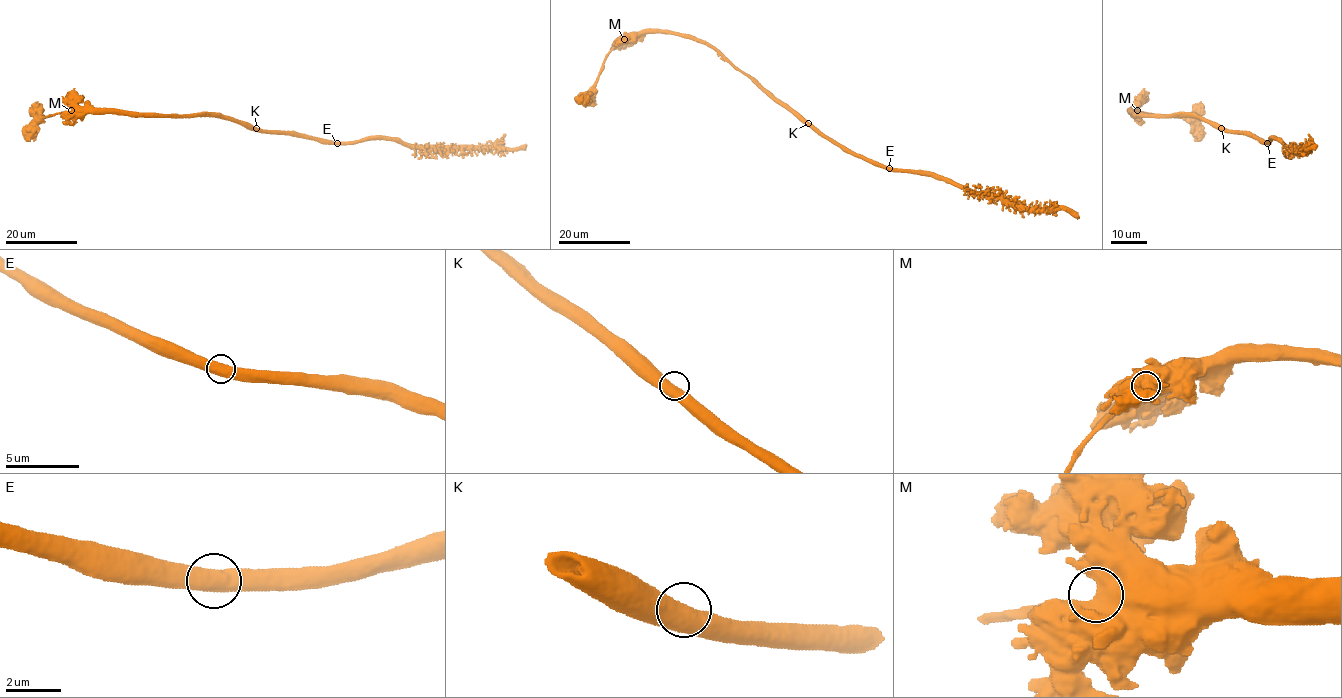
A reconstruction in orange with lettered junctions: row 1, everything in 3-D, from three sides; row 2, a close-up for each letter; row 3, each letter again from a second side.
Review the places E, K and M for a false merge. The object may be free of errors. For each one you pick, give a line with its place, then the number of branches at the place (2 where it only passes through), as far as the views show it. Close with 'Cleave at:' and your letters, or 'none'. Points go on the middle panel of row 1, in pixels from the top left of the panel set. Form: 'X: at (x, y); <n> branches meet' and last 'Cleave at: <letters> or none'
Cleave at: none

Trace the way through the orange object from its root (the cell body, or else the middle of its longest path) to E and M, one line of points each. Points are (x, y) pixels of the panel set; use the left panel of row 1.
E: (252, 130), (287, 131), (337, 143)
M: (252, 130), (212, 115), (130, 115), (118, 112), (71, 110)

